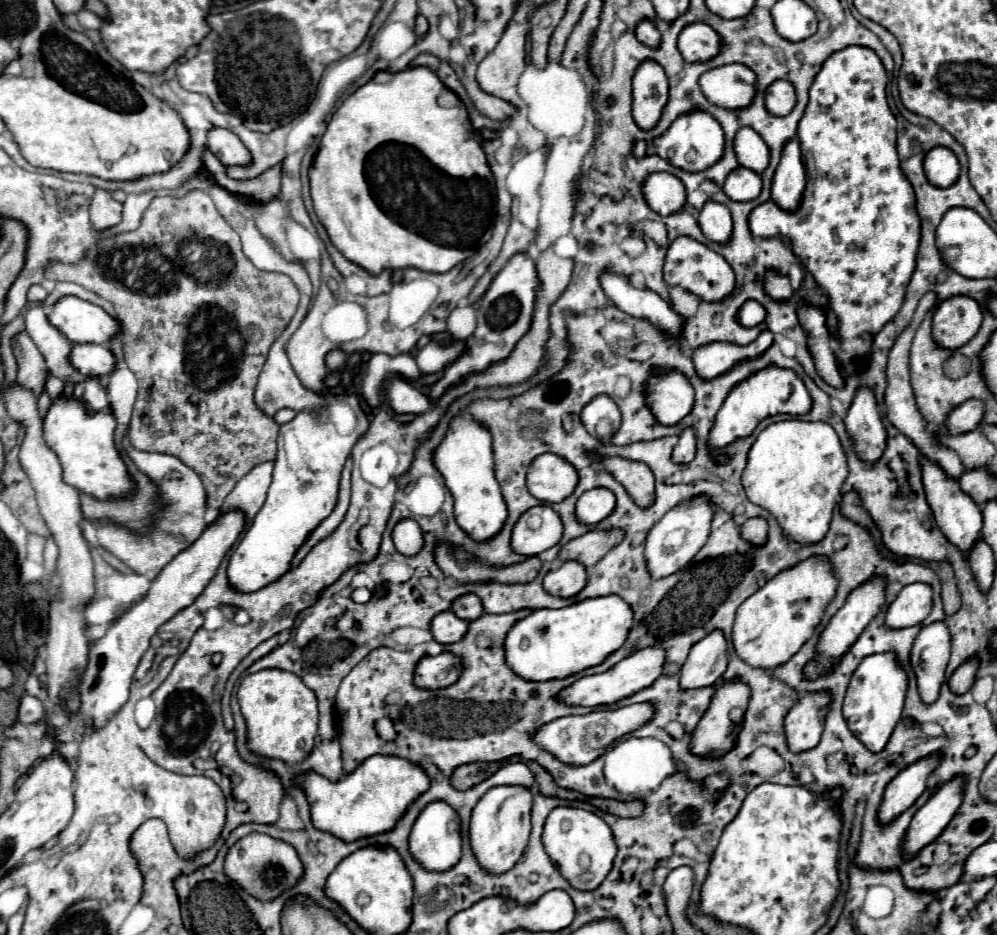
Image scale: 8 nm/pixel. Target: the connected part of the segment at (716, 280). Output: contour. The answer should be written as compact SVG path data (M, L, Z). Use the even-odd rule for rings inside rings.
M686 235L676 237L668 245L664 267L662 267L662 277L666 285L670 287L680 285L682 289L698 295L704 301L720 301L720 297L726 297L728 293L732 293L732 285L736 283L736 279L732 277L732 267L724 261L724 257L708 249L704 243Z

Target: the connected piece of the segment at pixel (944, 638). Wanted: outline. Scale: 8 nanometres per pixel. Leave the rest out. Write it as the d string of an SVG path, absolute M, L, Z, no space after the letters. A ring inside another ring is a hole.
M936 621L920 629L912 647L912 667L918 677L922 701L932 703L944 683L944 671L950 659L950 631L946 621Z

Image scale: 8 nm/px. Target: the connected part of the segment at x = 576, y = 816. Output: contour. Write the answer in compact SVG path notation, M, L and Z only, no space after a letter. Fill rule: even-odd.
M554 807L550 811L542 831L542 845L570 885L582 891L596 889L612 869L612 861L616 857L616 843L606 821L578 807Z

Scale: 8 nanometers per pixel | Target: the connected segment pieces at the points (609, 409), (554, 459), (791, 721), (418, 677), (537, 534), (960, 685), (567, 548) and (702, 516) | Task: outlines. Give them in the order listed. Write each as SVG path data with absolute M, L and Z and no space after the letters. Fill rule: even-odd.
M596 395L588 405L584 405L582 425L600 441L608 441L620 425L620 409L608 395Z
M544 453L532 461L526 475L526 487L536 499L558 503L572 495L576 487L576 469L562 457Z
M828 691L802 693L798 703L788 711L784 727L786 741L794 753L814 749L824 731L824 719L832 697Z
M454 653L426 655L420 659L414 681L424 689L442 689L458 681L462 671L462 661Z
M536 505L520 515L512 529L510 547L520 555L538 555L554 547L562 537L558 513L550 505Z
M970 657L968 661L964 661L950 677L948 685L954 693L966 693L972 685L974 685L974 675L976 675L976 669L978 669L978 659L976 657Z
M624 529L588 531L562 547L560 561L580 561L584 567L596 565L622 539L624 539Z
M696 495L678 503L652 527L646 539L646 563L652 577L672 575L676 573L676 569L682 569L692 561L692 557L704 547L710 535L710 523L714 513L716 513L716 505L712 503L712 497Z

